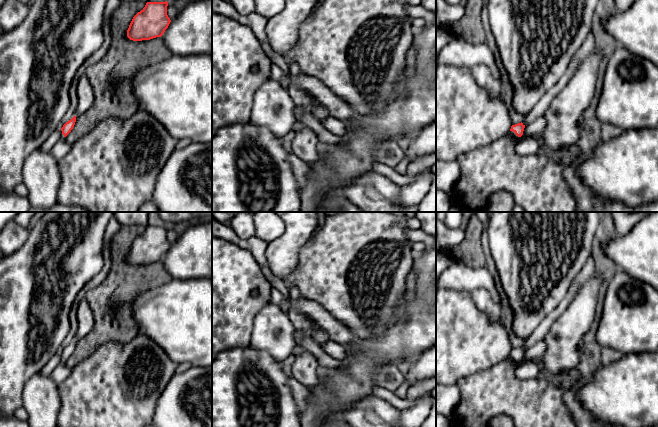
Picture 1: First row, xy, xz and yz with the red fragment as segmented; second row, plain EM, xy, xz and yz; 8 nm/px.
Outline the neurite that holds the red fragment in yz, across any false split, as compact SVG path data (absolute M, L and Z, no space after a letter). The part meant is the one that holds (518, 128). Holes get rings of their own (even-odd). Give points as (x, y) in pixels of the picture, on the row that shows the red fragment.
M521 122L512 125L509 133L514 139L517 139L518 137L521 137L523 135L524 128L525 125Z

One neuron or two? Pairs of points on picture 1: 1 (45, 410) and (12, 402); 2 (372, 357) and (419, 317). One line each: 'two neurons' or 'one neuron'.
1: two neurons
2: one neuron

